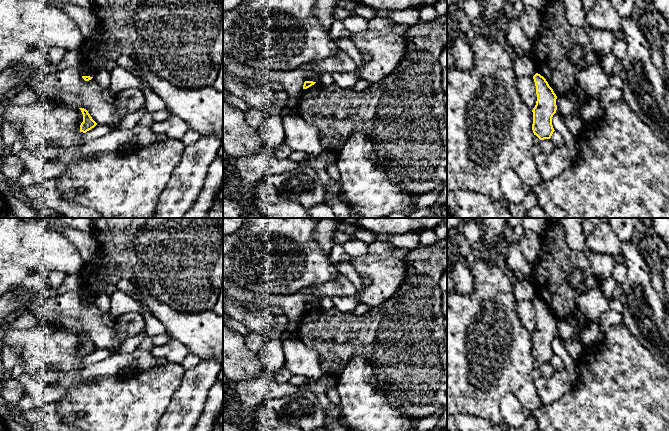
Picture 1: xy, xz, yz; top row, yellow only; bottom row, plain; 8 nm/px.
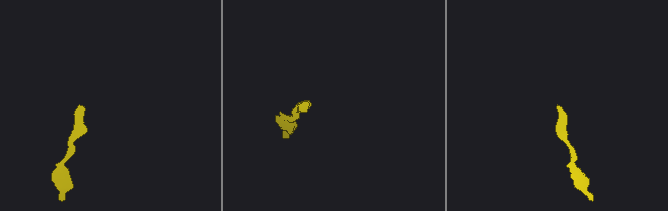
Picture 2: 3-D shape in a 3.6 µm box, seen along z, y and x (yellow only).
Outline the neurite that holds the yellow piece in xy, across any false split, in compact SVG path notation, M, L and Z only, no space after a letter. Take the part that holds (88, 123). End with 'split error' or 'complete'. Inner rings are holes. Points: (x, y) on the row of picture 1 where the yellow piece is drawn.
M79 108L83 114L83 122L80 125L80 132L86 133L94 128L97 123L92 119L88 111L84 108Z; complete

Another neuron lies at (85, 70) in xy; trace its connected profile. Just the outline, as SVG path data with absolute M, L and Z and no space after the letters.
M80 64L78 69L82 76L94 77L94 75L96 74L96 72L90 66L88 66L86 64Z

